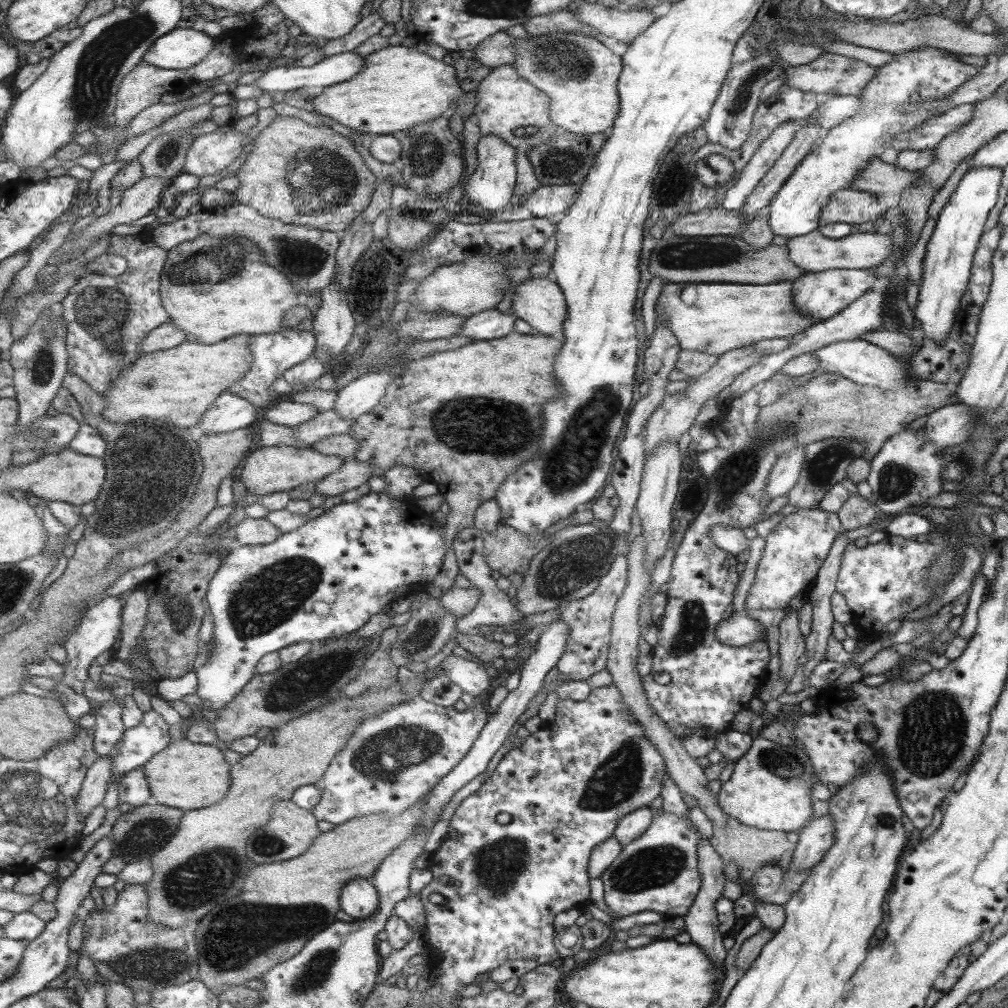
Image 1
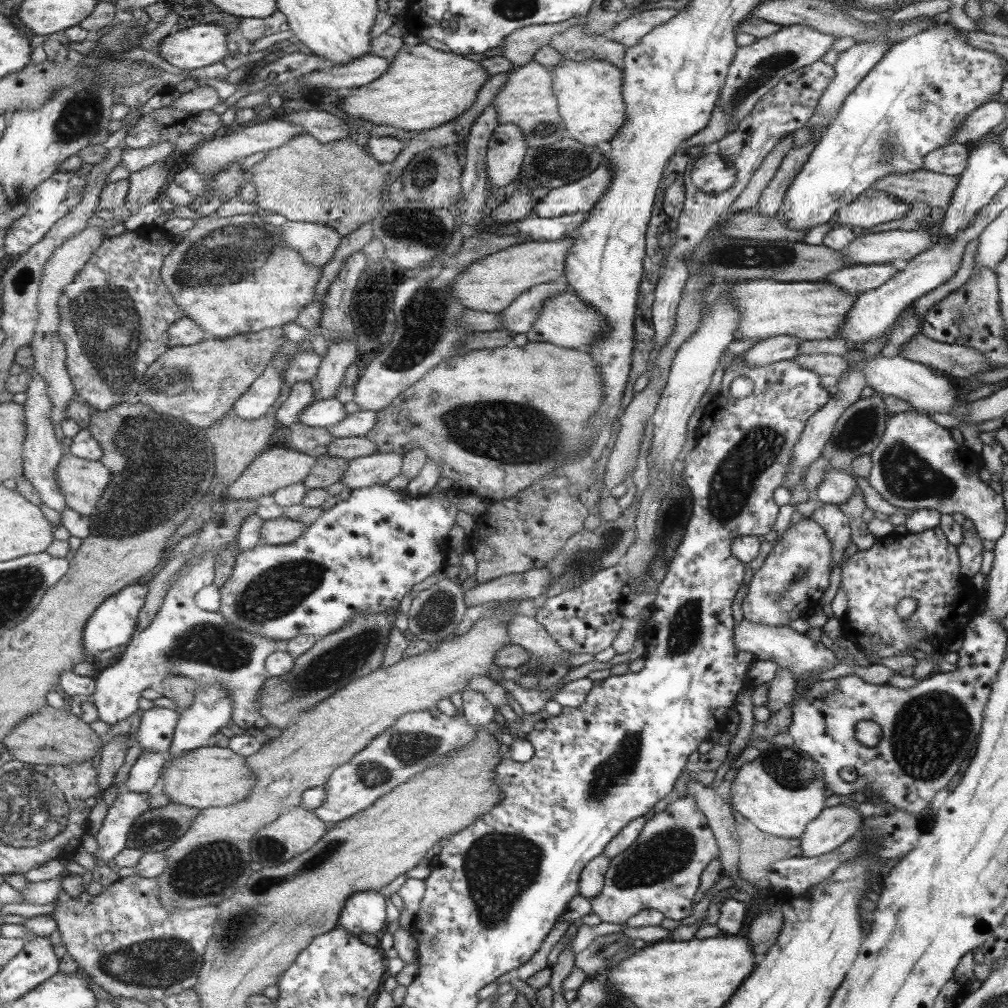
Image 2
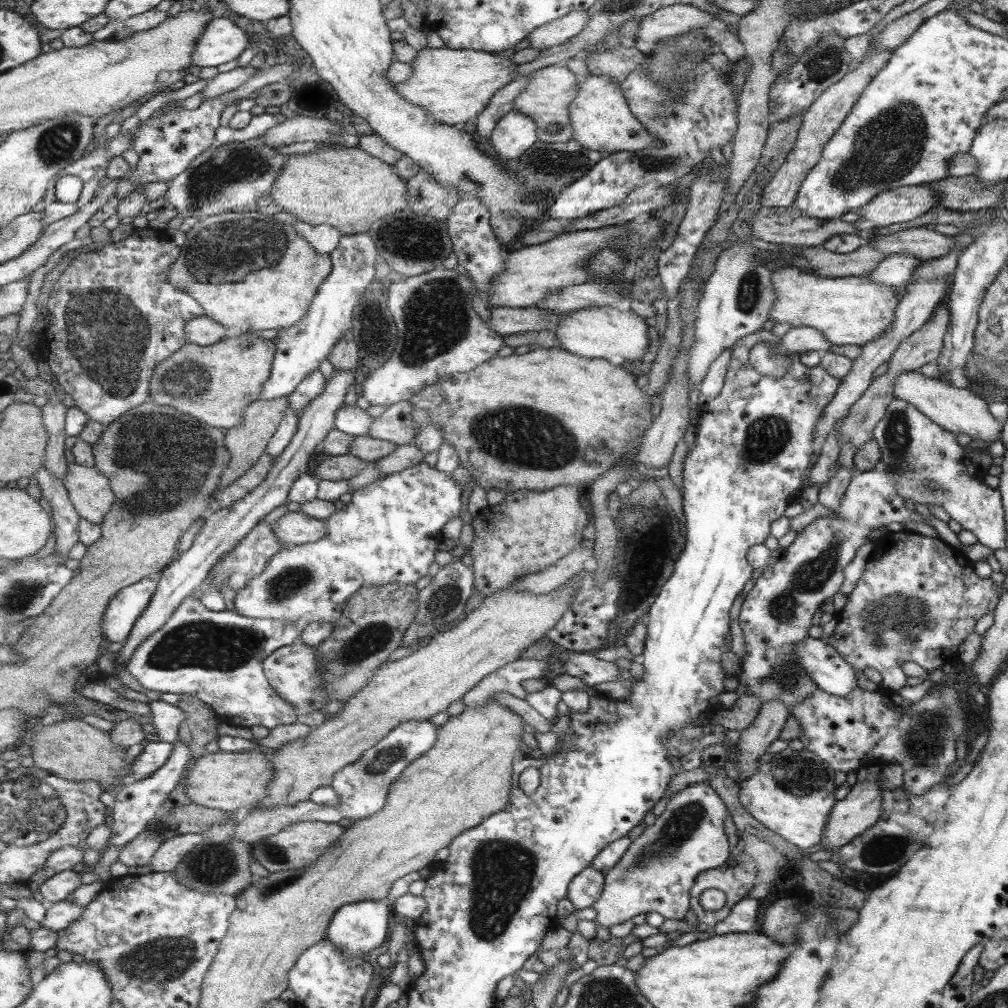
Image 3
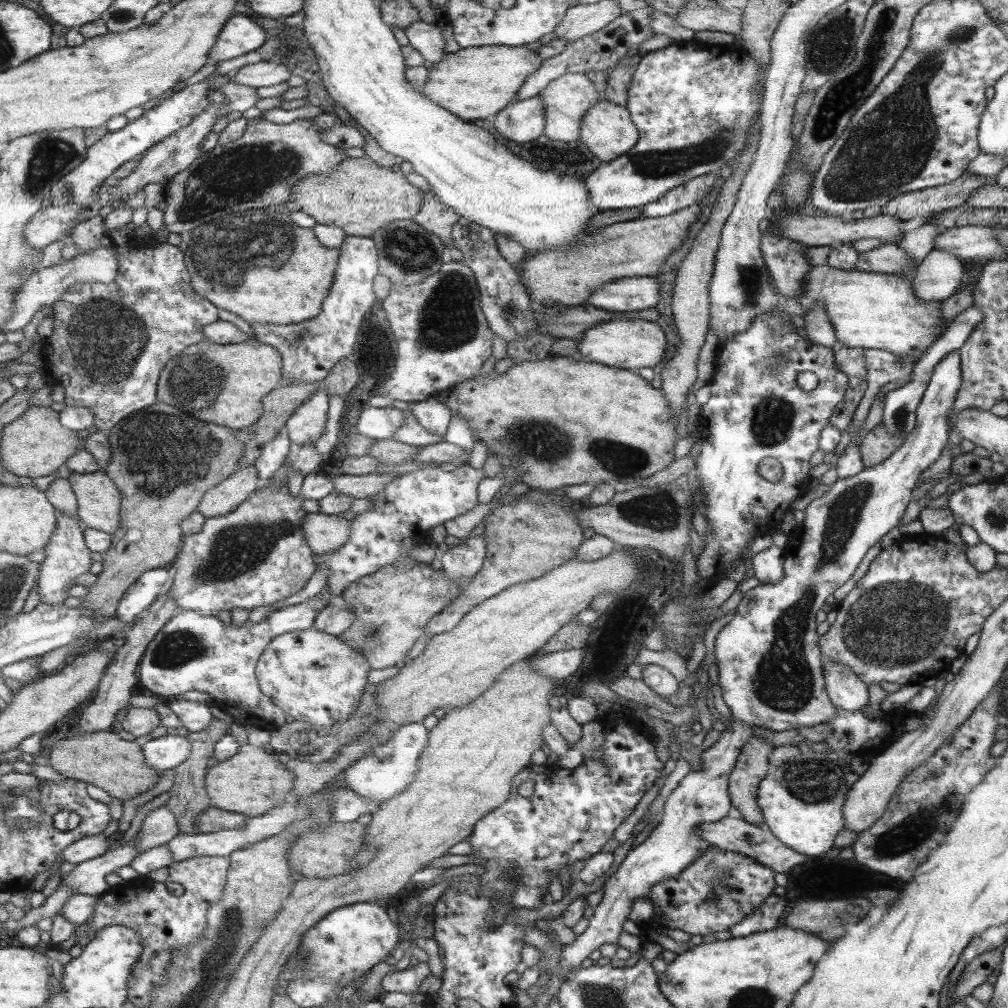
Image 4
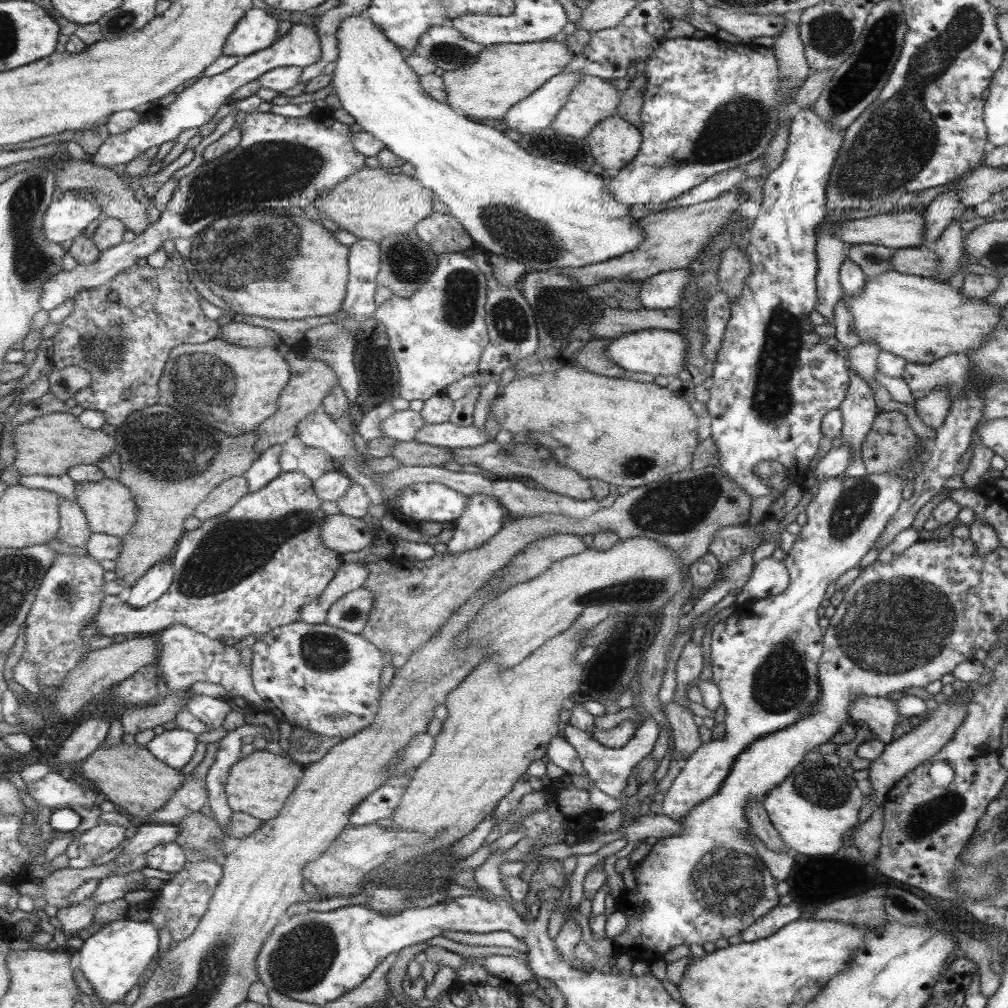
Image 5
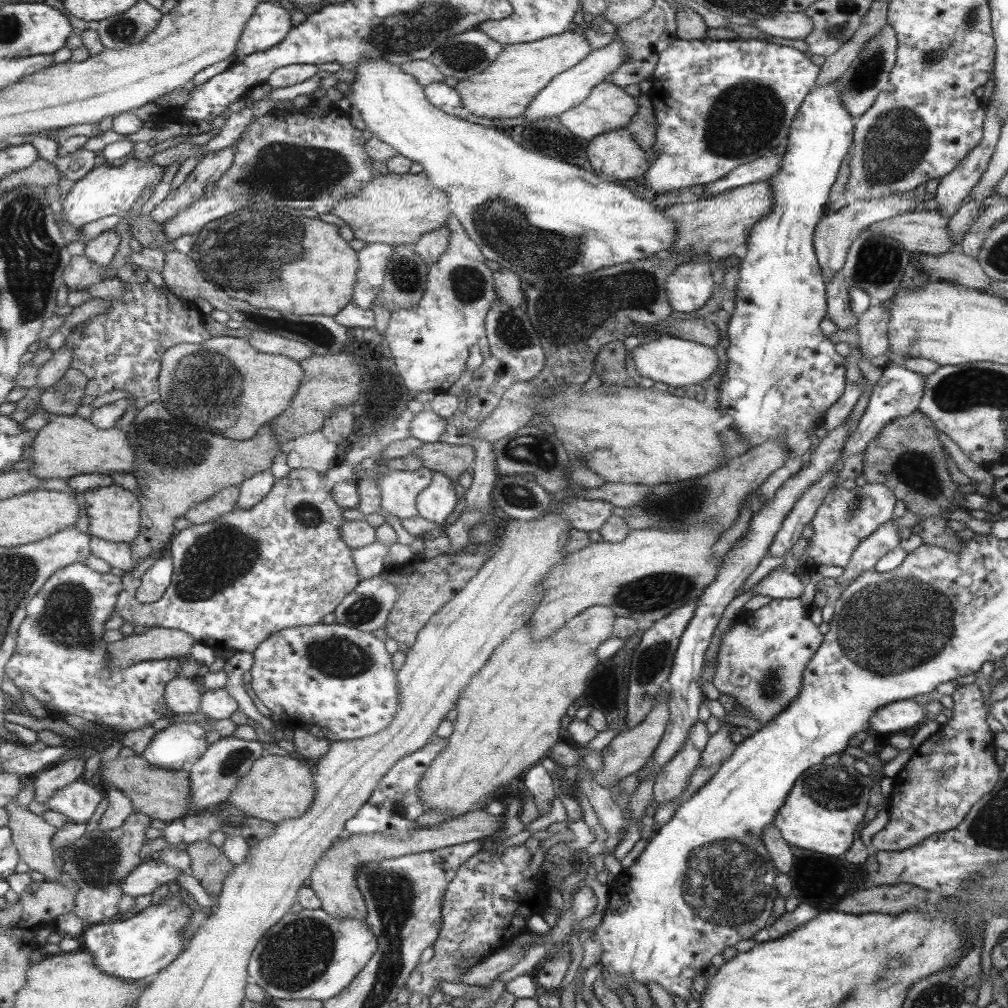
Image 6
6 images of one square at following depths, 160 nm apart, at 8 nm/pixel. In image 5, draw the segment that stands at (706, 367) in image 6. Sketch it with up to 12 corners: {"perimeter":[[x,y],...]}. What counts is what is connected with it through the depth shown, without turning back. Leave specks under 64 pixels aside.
{"perimeter":[[637,330],[605,353],[628,374],[676,376],[688,342],[673,331]]}

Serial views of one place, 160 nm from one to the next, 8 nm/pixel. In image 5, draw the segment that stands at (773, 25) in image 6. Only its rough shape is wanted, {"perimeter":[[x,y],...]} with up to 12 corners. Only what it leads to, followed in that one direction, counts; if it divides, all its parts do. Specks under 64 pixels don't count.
{"perimeter":[[707,7],[705,18],[749,43],[775,37],[781,15],[739,14]]}

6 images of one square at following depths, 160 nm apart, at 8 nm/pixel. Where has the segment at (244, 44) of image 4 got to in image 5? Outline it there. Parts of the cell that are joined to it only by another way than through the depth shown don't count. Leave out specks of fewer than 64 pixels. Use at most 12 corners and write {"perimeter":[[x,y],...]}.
{"perimeter":[[253,8],[224,54],[242,59],[277,42],[279,20]]}

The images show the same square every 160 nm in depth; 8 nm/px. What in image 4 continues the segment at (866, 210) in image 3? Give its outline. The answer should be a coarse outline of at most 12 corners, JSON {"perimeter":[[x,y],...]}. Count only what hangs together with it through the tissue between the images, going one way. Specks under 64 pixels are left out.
{"perimeter":[[990,178],[955,181],[901,194],[880,215],[909,220],[965,205]]}

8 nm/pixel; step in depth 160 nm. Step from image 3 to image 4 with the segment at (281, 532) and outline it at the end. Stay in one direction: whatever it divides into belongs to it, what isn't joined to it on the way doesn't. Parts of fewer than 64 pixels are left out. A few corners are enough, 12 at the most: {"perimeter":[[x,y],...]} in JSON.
{"perimeter":[[309,513],[308,543],[317,555],[335,552],[351,538],[342,515]]}

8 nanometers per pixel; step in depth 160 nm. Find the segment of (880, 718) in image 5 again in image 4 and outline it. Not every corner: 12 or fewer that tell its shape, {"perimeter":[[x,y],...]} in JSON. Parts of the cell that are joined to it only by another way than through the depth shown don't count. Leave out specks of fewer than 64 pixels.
{"perimeter":[[825,663],[825,687],[836,709],[869,703],[868,686],[849,666]]}

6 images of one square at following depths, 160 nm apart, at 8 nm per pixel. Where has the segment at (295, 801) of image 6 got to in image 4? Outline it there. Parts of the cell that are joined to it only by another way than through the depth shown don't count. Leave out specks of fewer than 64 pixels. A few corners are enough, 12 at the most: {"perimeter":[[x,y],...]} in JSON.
{"perimeter":[[267,747],[206,773],[213,806],[259,817],[292,799],[296,774]]}

